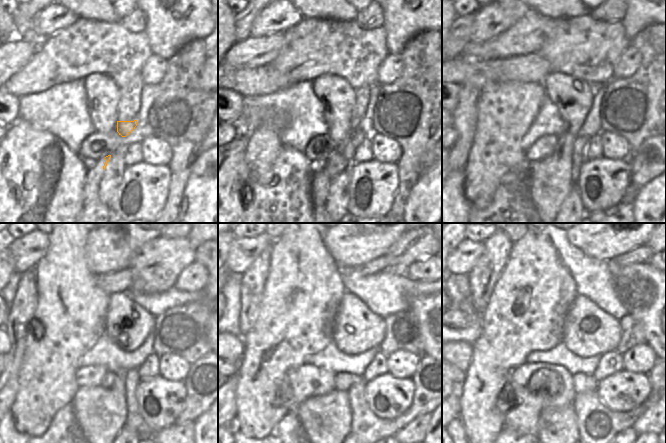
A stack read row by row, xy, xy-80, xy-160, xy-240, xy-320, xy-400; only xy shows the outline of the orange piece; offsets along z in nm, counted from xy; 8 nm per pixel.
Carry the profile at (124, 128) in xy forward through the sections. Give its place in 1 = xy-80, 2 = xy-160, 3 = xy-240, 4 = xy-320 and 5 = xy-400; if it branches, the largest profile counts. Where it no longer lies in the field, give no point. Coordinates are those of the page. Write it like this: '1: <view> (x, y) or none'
1: xy-80 (341, 158)
2: xy-160 (580, 143)
3: xy-240 (134, 420)
4: xy-320 (366, 426)
5: xy-400 (597, 425)

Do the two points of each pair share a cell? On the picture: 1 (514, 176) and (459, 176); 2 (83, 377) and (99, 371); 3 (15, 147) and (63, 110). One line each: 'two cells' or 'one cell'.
1: one cell
2: one cell
3: two cells

